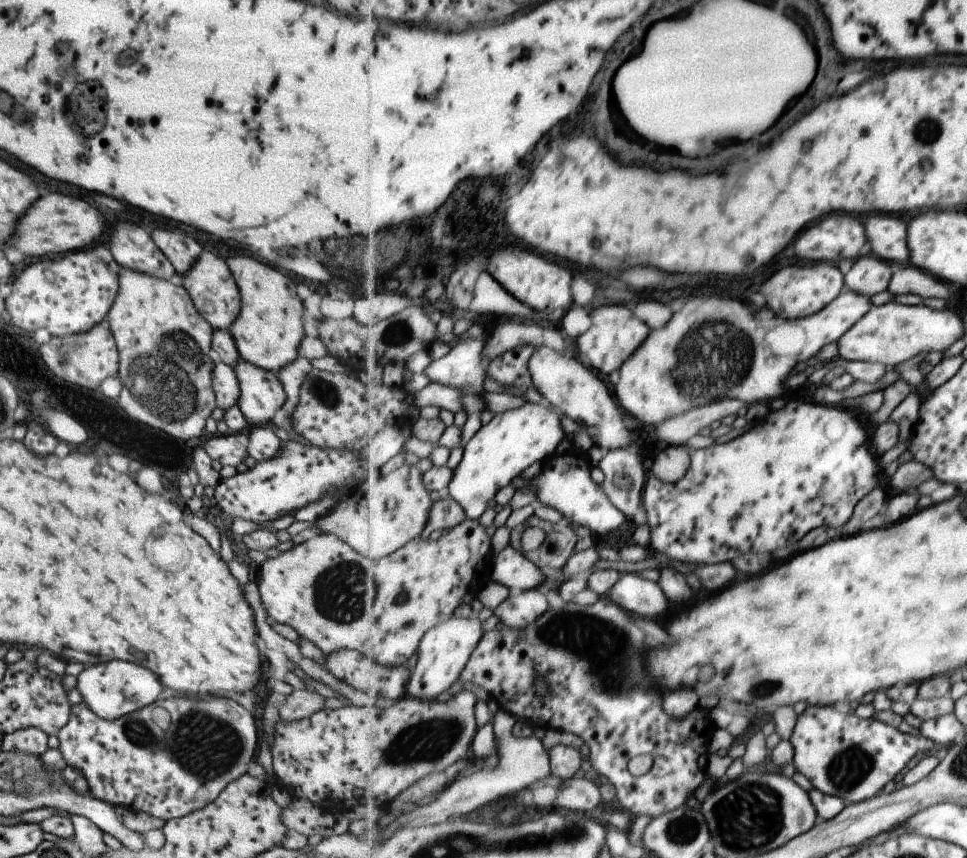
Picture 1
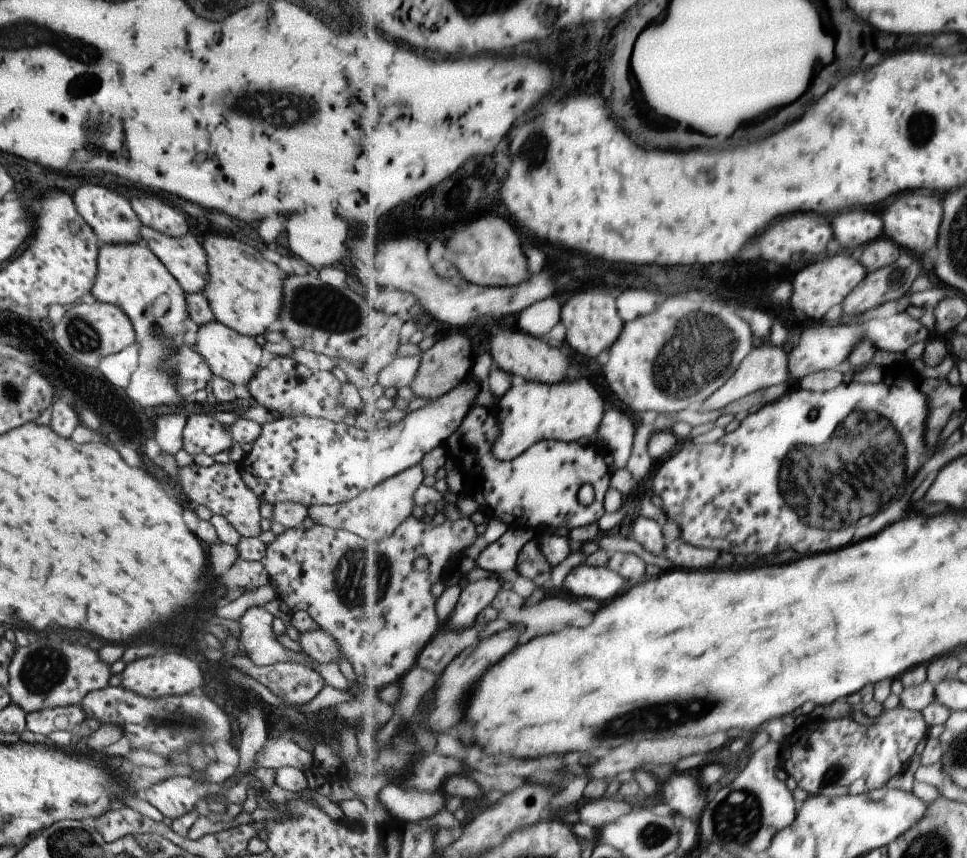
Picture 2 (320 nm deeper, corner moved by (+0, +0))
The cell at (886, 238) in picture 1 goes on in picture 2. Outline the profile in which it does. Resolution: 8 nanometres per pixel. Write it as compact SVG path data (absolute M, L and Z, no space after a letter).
M841 212L831 220L834 238L845 251L884 236L883 219L869 212Z

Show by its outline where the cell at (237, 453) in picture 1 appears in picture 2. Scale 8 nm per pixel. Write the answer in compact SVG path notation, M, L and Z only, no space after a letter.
M194 413L186 418L182 430L182 448L192 457L195 454L213 456L229 448L231 440L227 426L215 421L208 414Z

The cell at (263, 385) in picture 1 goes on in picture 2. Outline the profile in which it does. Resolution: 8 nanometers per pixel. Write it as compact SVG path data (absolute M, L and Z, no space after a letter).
M215 319L197 327L196 339L191 348L201 355L213 375L224 378L233 384L239 384L239 386L246 386L265 358L263 350L251 337L231 330Z

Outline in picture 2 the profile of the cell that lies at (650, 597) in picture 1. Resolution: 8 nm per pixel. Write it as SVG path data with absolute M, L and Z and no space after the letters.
M584 561L570 570L563 584L572 594L607 602L613 600L613 596L623 594L625 586L631 583L608 566L594 567Z

